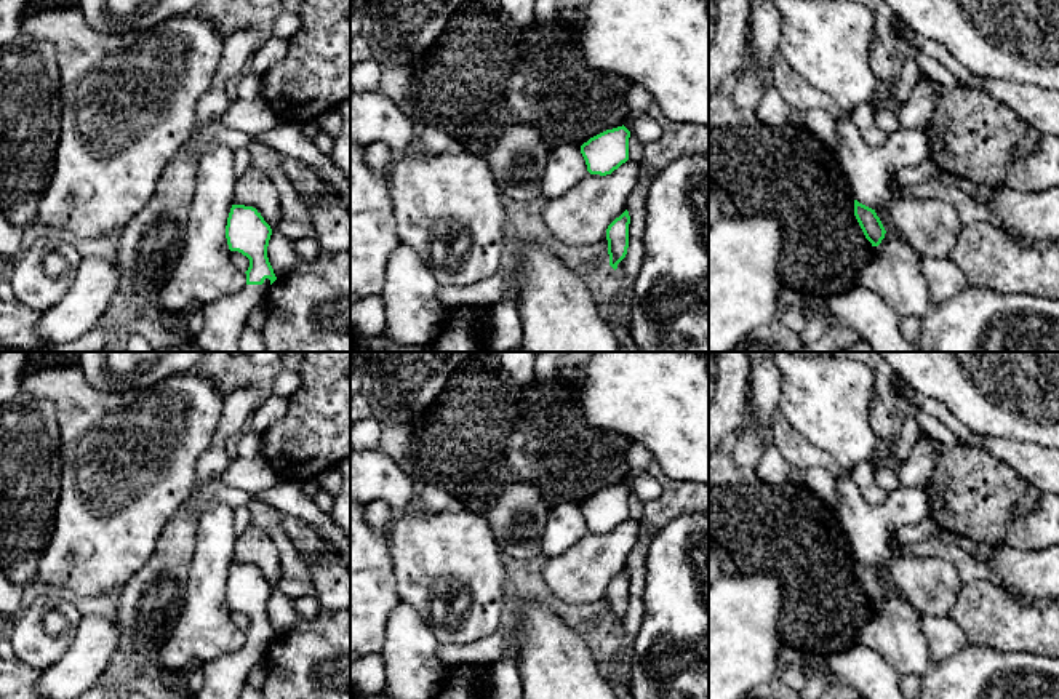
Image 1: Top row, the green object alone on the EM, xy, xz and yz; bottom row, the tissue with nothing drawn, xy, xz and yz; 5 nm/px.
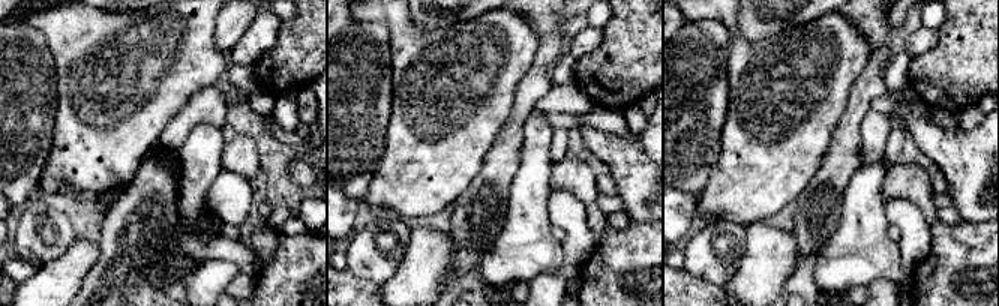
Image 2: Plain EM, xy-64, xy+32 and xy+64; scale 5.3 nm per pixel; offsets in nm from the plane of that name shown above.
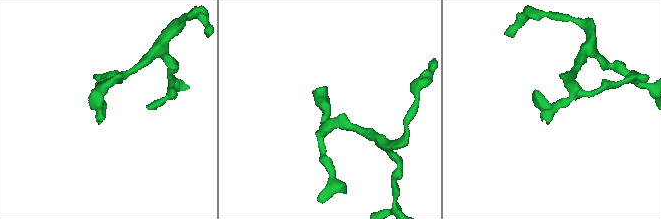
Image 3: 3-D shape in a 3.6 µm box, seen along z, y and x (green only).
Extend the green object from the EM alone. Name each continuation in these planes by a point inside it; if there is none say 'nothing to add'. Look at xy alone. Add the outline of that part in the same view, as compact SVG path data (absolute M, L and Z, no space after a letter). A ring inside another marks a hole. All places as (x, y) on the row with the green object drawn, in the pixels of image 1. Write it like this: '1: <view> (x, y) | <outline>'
1: xy (224, 320) | M270 280L262 285L245 285L240 293L205 306L205 325L195 342L208 352L240 352L238 339L246 328L248 314L264 304Z

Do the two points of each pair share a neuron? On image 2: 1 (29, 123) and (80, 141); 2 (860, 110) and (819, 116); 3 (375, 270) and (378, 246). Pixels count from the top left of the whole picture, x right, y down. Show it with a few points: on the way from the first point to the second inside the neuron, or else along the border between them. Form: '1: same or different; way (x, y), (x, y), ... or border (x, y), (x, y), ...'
1: different; border (57, 96), (54, 144), (44, 165)
2: different; border (855, 80), (848, 96), (848, 105), (828, 146)
3: same; way (375, 264), (375, 252)

